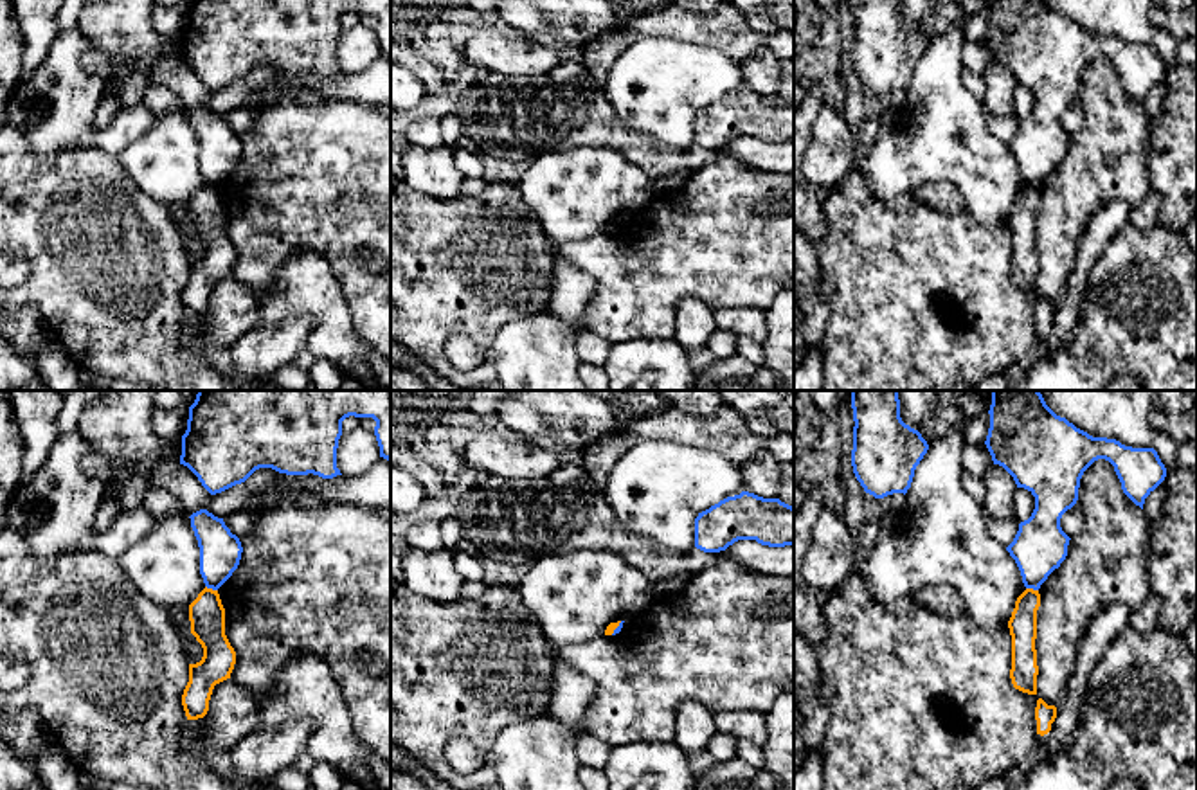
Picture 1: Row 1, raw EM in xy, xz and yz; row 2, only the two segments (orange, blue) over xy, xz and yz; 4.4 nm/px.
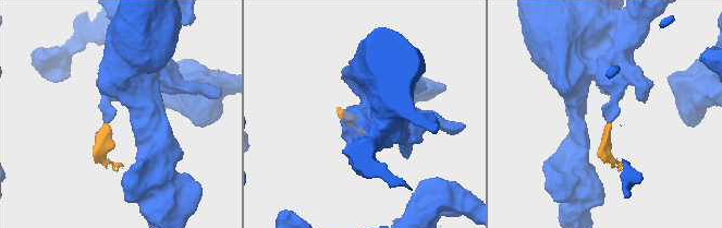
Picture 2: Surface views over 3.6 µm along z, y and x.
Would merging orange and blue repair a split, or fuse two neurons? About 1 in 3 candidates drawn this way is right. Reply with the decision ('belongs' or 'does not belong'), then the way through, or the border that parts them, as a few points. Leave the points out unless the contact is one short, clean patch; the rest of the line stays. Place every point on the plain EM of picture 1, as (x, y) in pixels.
does not belong | along xy (206, 182), (216, 188)

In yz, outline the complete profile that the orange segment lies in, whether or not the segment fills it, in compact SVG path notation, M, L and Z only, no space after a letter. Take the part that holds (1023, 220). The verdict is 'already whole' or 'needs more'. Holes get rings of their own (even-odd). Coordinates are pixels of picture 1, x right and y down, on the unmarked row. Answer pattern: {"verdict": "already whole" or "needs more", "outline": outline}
{"verdict": "already whole", "outline": "M1026 185L1015 198L1008 218L1012 232L1012 266L1010 275L1015 286L1037 292L1037 207L1040 203L1039 187Z"}

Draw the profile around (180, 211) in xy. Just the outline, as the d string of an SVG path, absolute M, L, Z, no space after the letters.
M189 202L173 205L171 214L175 221L178 223L182 243L184 243L189 261L200 259L203 254L203 245L196 238L196 234L191 230Z

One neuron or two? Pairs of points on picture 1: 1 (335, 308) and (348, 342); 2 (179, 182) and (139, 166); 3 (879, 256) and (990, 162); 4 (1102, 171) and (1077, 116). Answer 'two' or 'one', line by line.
1: one
2: one
3: two
4: two

